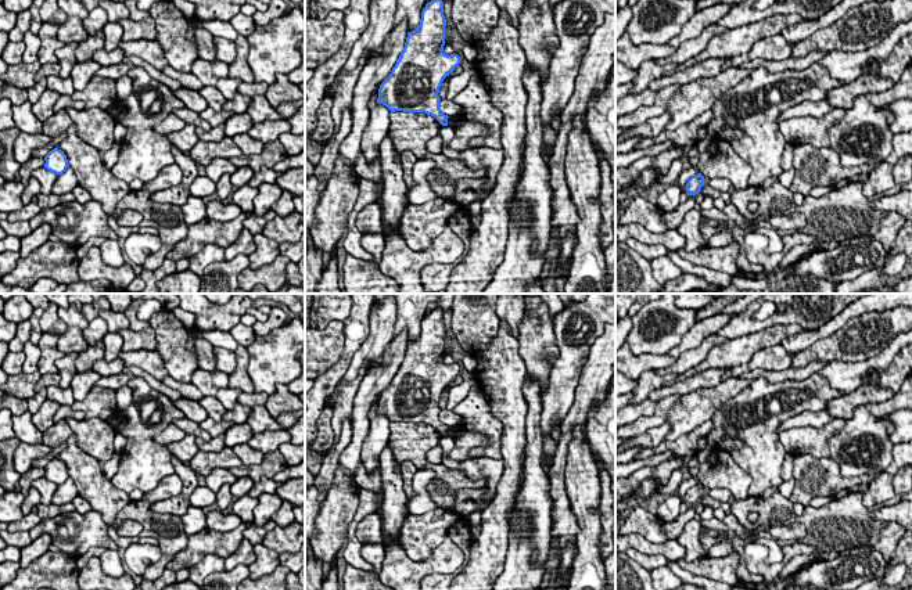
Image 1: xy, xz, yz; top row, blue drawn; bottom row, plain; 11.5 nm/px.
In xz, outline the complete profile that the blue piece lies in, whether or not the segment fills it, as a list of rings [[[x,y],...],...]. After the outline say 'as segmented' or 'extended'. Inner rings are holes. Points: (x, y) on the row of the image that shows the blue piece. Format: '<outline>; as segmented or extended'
[[[431,0],[421,11],[420,25],[407,33],[389,76],[380,84],[377,102],[391,112],[424,112],[448,126],[439,109],[439,87],[460,64],[457,54],[445,54],[444,1]]]; as segmented

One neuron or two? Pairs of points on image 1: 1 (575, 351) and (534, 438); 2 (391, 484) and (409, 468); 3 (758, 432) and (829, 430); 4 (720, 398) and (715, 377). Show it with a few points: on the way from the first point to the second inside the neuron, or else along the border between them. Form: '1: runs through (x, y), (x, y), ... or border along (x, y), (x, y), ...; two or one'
1: border along (539, 395), (544, 452); two
2: border along (399, 463), (404, 493), (408, 503); two
3: border along (778, 434), (778, 441), (786, 452); two
4: border along (722, 381), (685, 394); two

